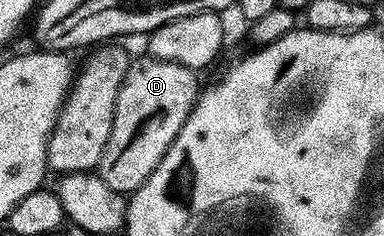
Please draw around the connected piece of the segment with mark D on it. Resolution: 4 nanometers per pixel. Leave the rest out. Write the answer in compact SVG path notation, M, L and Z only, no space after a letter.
M143 56L131 65L116 96L112 136L108 136L104 156L100 156L96 167L98 177L108 184L108 188L129 196L142 187L148 176L152 176L198 101L198 78L195 71L180 64L149 56Z

